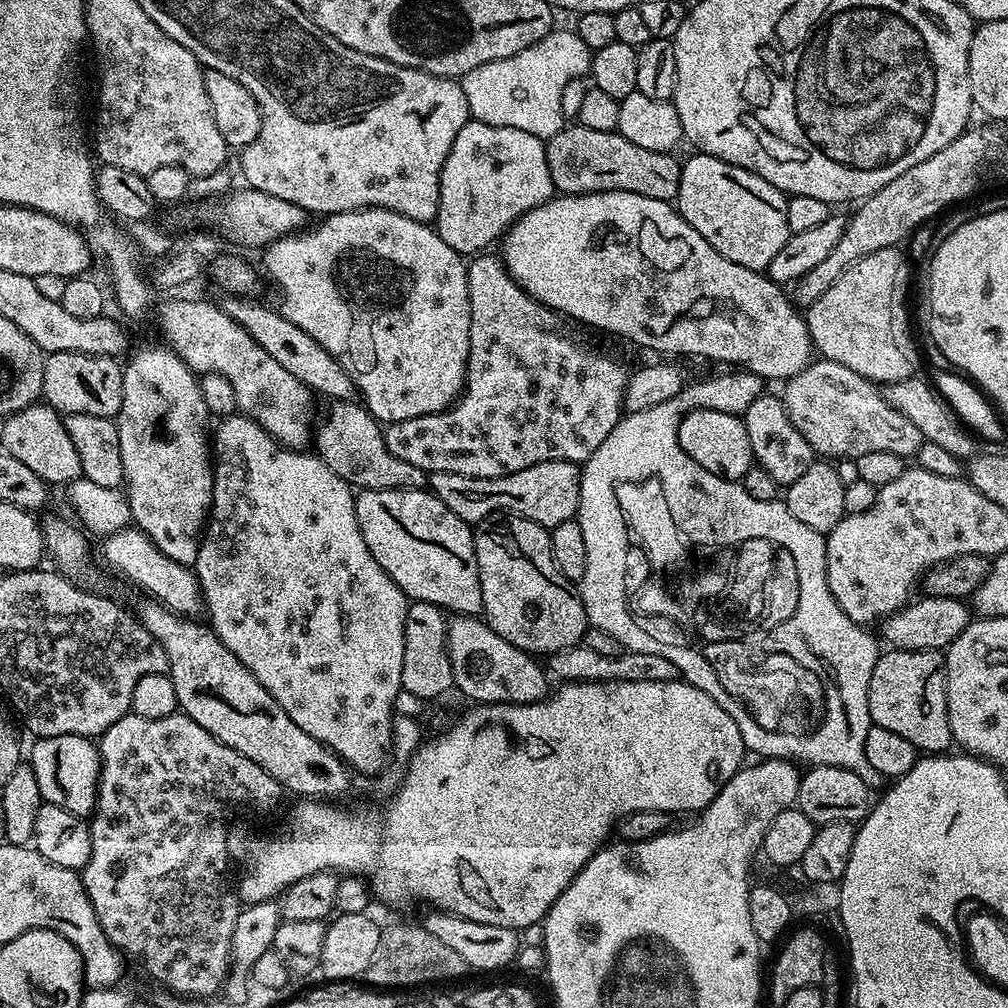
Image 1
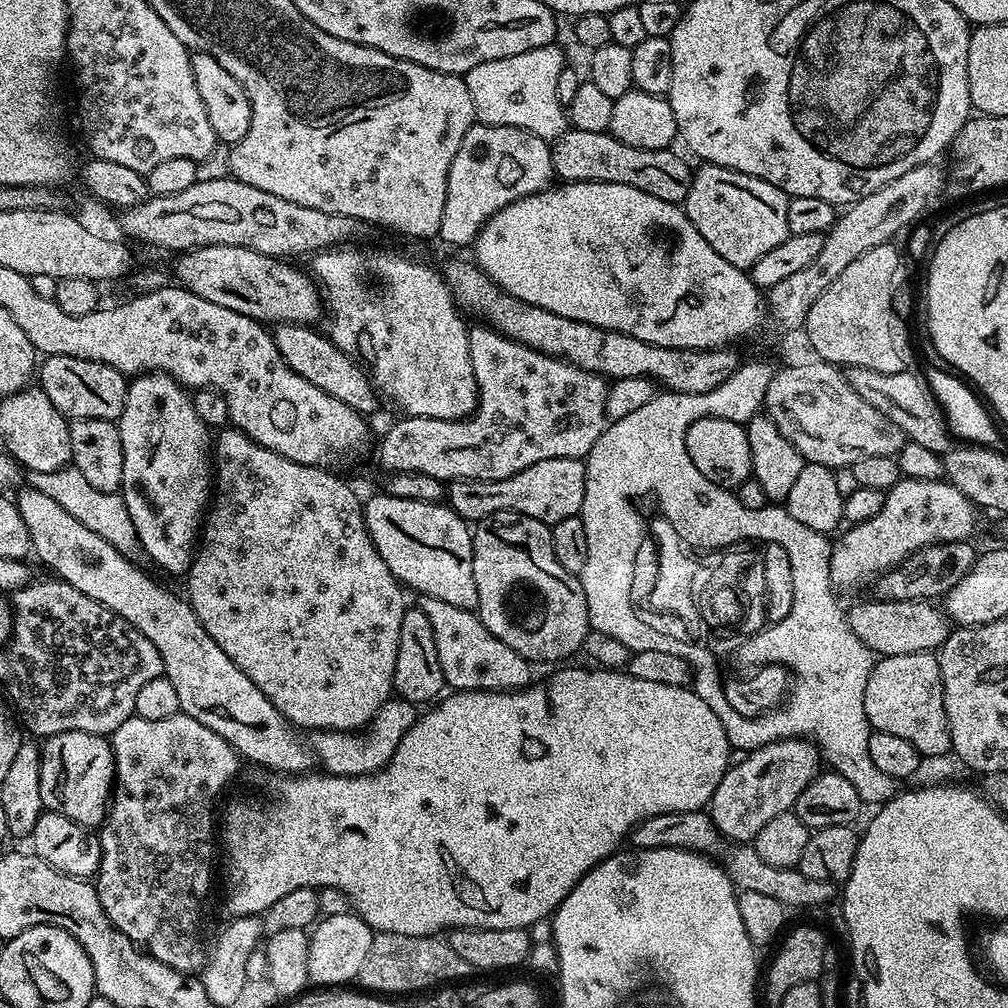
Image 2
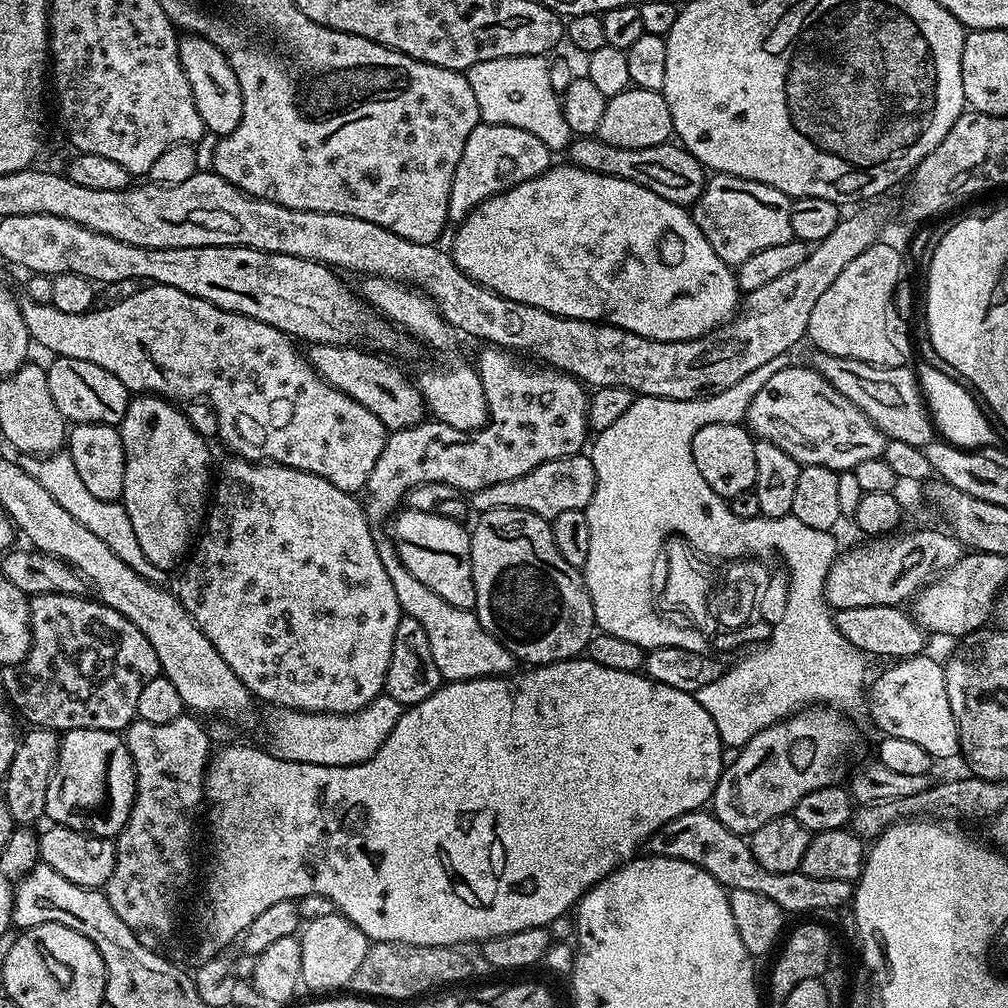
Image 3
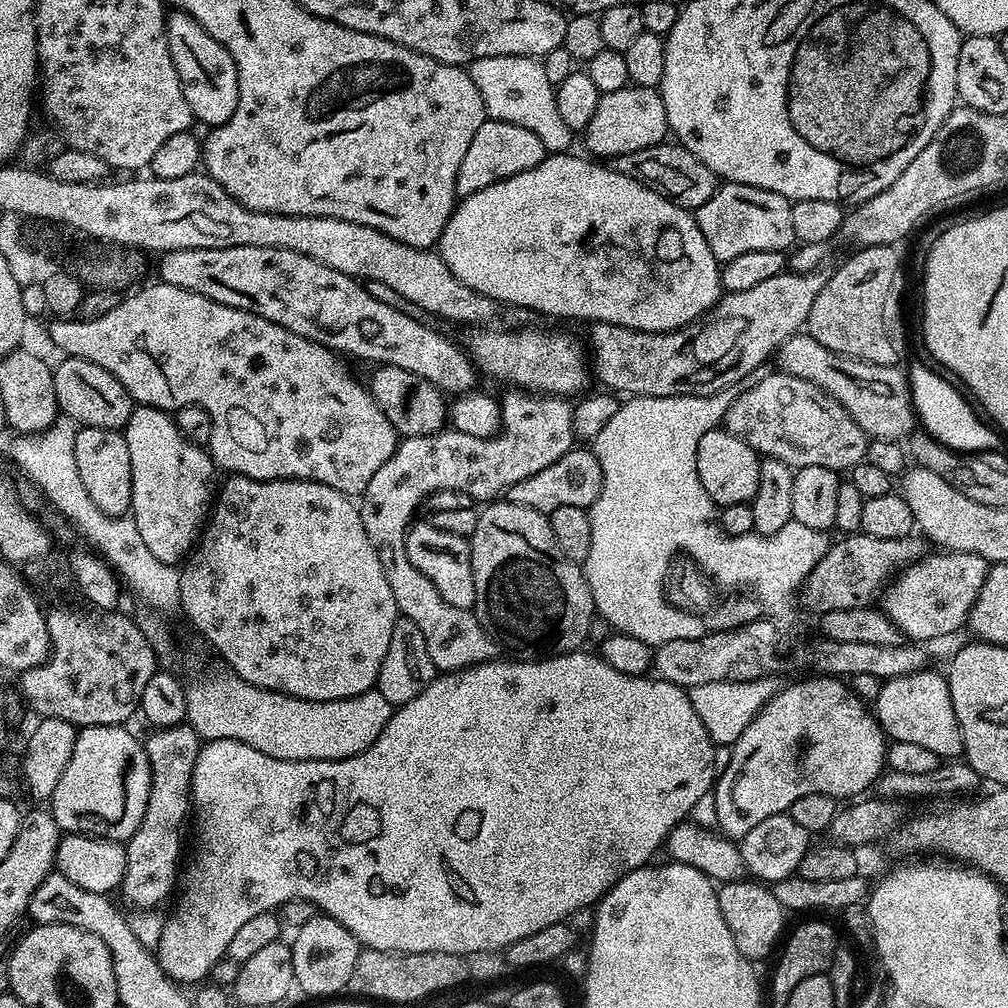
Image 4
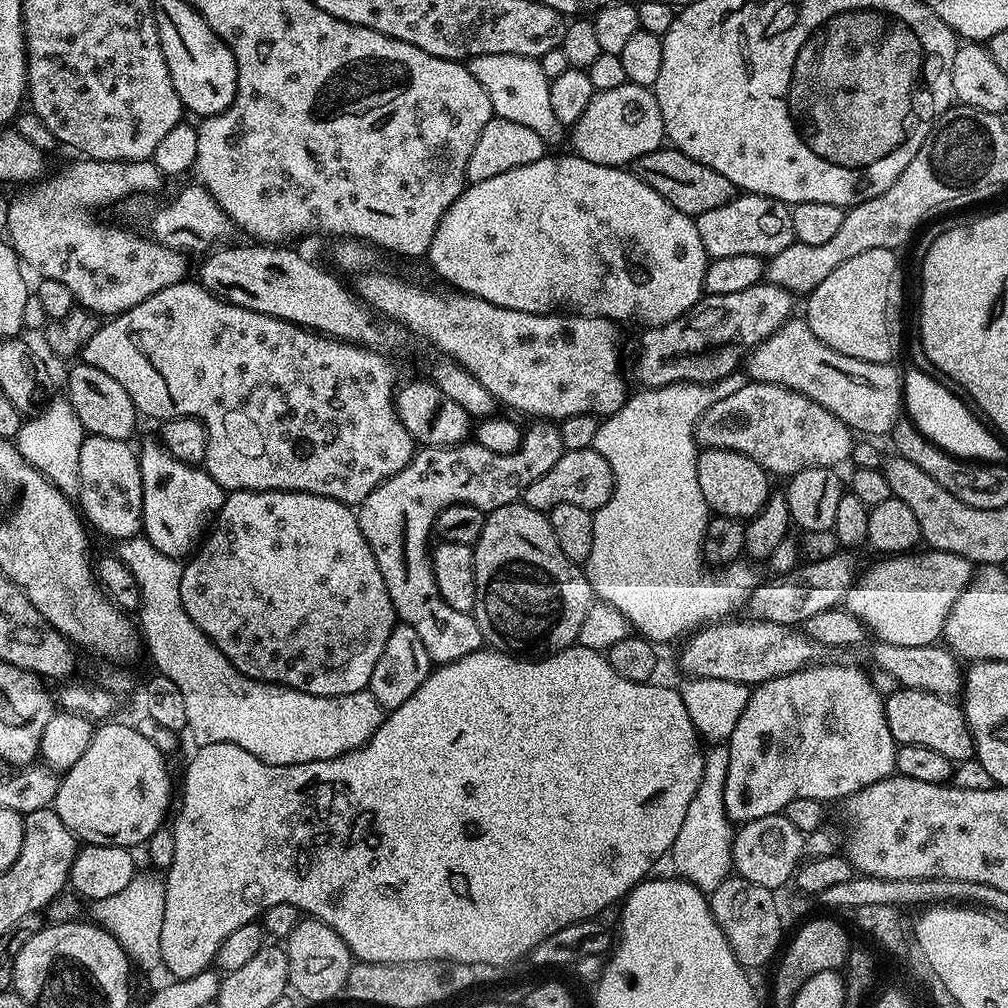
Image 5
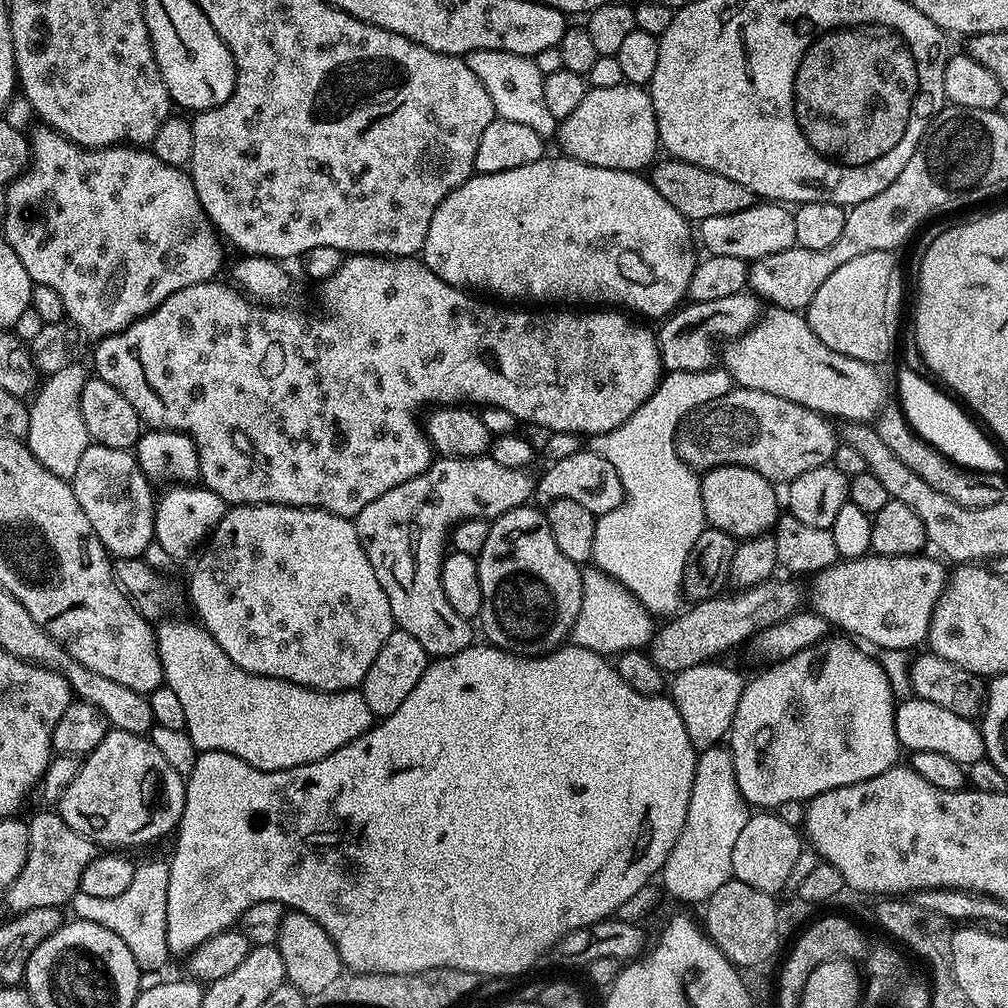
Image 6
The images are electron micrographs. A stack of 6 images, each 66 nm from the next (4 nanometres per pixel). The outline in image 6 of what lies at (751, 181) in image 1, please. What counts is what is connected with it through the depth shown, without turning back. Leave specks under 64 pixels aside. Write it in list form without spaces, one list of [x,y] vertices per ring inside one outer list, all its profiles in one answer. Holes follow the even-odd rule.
[[[757,202],[746,210],[738,210],[738,214],[718,214],[718,218],[699,221],[698,240],[705,253],[713,256],[731,254],[734,258],[751,262],[766,254],[778,254],[778,250],[796,244],[794,215],[783,203]]]

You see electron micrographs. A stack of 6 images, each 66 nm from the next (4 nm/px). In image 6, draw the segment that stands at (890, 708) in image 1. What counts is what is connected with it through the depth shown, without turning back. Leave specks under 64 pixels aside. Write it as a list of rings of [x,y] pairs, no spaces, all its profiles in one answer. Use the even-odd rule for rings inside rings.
[[[901,699],[896,705],[896,733],[901,749],[909,753],[934,750],[965,766],[985,759],[984,735],[981,734],[979,723],[975,719],[954,714],[954,710],[946,710],[946,706],[938,706],[935,702],[911,699]]]

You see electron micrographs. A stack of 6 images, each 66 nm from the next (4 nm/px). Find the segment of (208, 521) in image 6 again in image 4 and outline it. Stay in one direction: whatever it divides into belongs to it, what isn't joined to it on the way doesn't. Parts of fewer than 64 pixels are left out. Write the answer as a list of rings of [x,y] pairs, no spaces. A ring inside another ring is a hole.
[[[133,407],[123,428],[126,447],[130,449],[132,471],[132,506],[130,518],[138,526],[146,546],[163,564],[179,565],[193,551],[214,504],[214,465],[211,455],[201,445],[187,440],[178,430],[175,419],[161,408]]]

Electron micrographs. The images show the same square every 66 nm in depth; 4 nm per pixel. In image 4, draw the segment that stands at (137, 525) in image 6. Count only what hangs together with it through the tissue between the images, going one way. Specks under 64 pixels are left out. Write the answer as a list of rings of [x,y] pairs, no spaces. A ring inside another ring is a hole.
[[[81,427],[74,438],[74,462],[78,462],[78,474],[82,474],[86,494],[90,494],[94,506],[98,506],[105,517],[127,517],[132,506],[132,471],[130,449],[126,447],[123,431]]]

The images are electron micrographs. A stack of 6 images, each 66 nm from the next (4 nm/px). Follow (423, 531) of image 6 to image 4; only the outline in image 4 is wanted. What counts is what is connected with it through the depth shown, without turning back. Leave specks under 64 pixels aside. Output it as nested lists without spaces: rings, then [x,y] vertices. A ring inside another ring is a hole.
[[[508,390],[505,396],[499,397],[499,401],[500,430],[490,438],[474,438],[474,434],[462,434],[455,430],[435,432],[429,436],[403,437],[397,443],[392,457],[378,469],[374,478],[370,478],[358,504],[362,526],[366,526],[366,538],[370,538],[374,550],[380,552],[380,561],[386,570],[386,582],[390,582],[390,590],[394,590],[397,613],[410,618],[410,622],[422,630],[422,638],[426,638],[426,650],[430,650],[430,662],[434,662],[440,674],[485,664],[497,655],[498,644],[482,627],[475,611],[450,606],[450,602],[446,602],[446,598],[434,590],[434,582],[430,582],[430,578],[426,578],[426,574],[422,574],[422,570],[410,562],[404,540],[414,523],[412,515],[415,512],[417,515],[427,496],[442,490],[458,490],[462,494],[470,494],[478,502],[495,501],[518,482],[530,478],[530,474],[538,474],[538,470],[546,470],[546,466],[558,462],[558,458],[562,458],[562,454],[574,446],[572,404],[565,397],[533,394],[527,390]]]

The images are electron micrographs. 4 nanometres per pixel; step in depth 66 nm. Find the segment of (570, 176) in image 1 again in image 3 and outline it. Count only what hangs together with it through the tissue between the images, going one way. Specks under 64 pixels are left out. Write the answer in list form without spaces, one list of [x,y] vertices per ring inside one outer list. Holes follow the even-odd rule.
[[[599,138],[573,139],[566,152],[567,159],[580,168],[590,170],[594,174],[606,174],[626,178],[630,182],[638,182],[638,186],[646,186],[646,190],[654,190],[658,198],[666,198],[666,202],[674,202],[681,206],[691,206],[700,197],[706,183],[706,169],[679,143],[669,142],[645,148],[615,148]]]

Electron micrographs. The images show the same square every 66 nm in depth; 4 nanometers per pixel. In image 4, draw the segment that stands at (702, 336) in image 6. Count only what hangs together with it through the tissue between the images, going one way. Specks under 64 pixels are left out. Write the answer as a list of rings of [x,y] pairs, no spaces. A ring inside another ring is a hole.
[[[785,270],[774,278],[766,278],[751,290],[724,292],[711,310],[705,312],[693,324],[669,332],[643,332],[633,328],[616,328],[612,324],[593,323],[586,336],[586,348],[590,353],[590,372],[601,380],[603,387],[625,392],[625,397],[634,396],[709,396],[732,384],[747,381],[755,368],[771,361],[780,347],[796,335],[808,323],[808,315],[814,306],[814,298],[822,294],[829,273],[794,272]]]

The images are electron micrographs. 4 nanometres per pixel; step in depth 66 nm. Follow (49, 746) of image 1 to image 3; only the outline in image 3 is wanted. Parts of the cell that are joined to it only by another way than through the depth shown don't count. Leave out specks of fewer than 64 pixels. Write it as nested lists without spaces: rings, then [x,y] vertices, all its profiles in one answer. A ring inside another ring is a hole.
[[[70,730],[60,736],[56,769],[46,786],[44,811],[53,825],[114,838],[126,826],[135,797],[136,761],[130,754],[127,739],[121,733]]]

